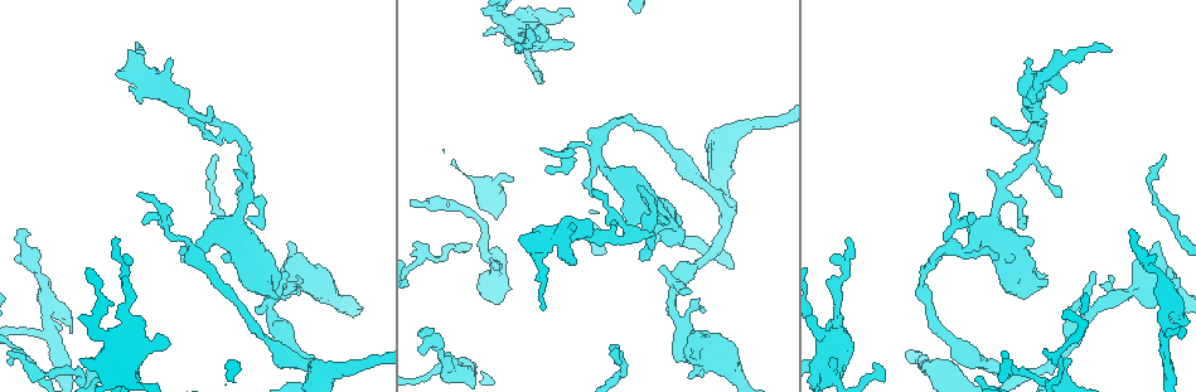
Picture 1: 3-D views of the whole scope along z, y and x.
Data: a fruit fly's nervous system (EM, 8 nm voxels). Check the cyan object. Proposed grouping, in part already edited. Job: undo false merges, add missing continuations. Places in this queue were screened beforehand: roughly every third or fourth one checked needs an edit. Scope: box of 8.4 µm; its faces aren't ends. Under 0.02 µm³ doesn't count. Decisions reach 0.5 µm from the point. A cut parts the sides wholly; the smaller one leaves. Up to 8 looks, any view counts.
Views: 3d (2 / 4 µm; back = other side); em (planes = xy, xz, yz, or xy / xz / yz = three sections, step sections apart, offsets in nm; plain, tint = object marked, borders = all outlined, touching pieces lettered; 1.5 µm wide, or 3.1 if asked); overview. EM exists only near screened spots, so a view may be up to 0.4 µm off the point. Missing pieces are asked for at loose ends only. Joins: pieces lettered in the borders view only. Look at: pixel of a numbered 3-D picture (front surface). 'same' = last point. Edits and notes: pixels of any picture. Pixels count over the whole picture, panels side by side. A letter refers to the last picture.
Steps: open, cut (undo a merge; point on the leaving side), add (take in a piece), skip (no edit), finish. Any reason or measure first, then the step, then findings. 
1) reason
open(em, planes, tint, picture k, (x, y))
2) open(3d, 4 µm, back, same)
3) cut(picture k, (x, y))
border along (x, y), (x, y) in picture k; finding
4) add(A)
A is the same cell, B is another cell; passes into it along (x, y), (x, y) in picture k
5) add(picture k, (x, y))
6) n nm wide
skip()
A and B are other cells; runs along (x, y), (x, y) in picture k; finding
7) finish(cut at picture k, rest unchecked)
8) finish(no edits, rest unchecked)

open(3d, 4 µm, picture 1, (589, 193))

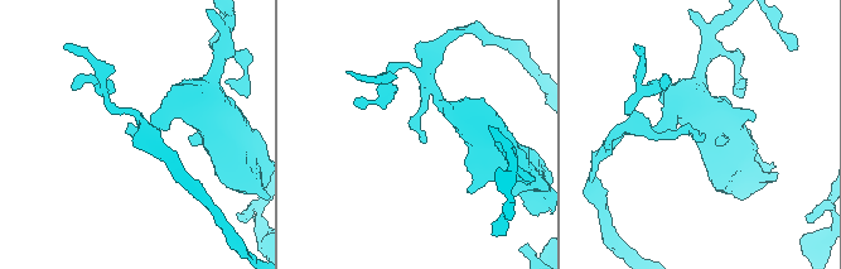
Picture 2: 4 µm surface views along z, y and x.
open(em, planes, borders, picture 2, (422, 141))

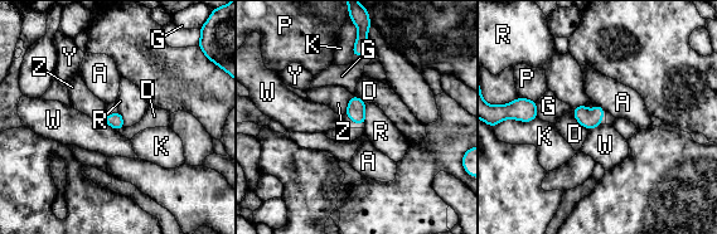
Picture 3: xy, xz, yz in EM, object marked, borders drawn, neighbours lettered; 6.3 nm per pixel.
skip()
A, D, G, K, P, R, W, Y and Z are other cells; border along (364, 105), (366, 122) in picture 3; none of them fits

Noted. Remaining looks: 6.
free end
open(em, planes, tint, picture 1, (702, 312))

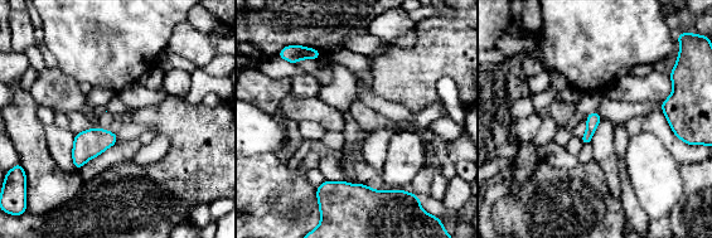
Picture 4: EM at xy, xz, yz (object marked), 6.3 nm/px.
what lies round it
open(em, planes, borders, same)

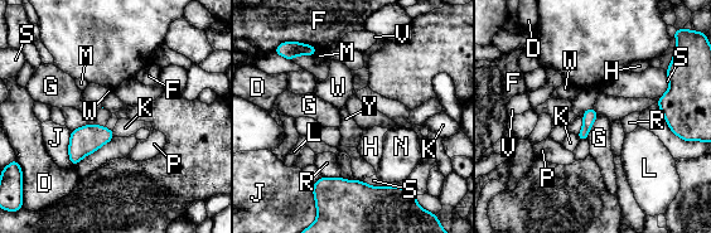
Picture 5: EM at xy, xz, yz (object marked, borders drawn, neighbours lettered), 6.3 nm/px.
skip()
D, F, G, H, J, K, L, M, N, P, R, S, V, W and Y are other cells; none of them fits

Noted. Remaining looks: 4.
thin end
open(em, xz, step 4, tint, picture 1, (642, 261))

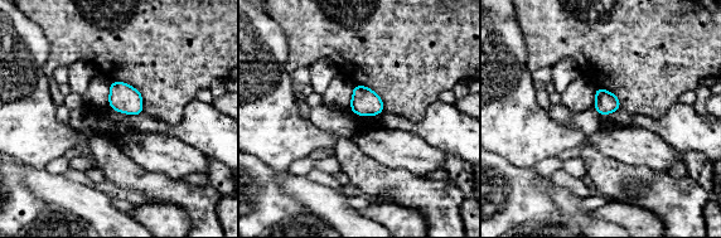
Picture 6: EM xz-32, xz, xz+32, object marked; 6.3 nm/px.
cut it another way
open(em, planes, borders, same)

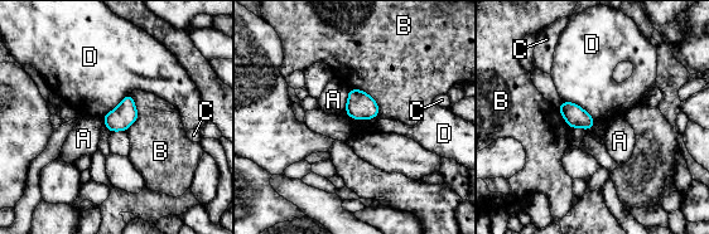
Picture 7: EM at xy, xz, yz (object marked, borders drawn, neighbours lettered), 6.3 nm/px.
140 nm wide
skip()
A, B, C and D are other cells; border along (563, 101), (579, 105), (596, 121) in picture 7; no lettered piece goes on from it

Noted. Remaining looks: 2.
finish(no edits, rest unchecked)

